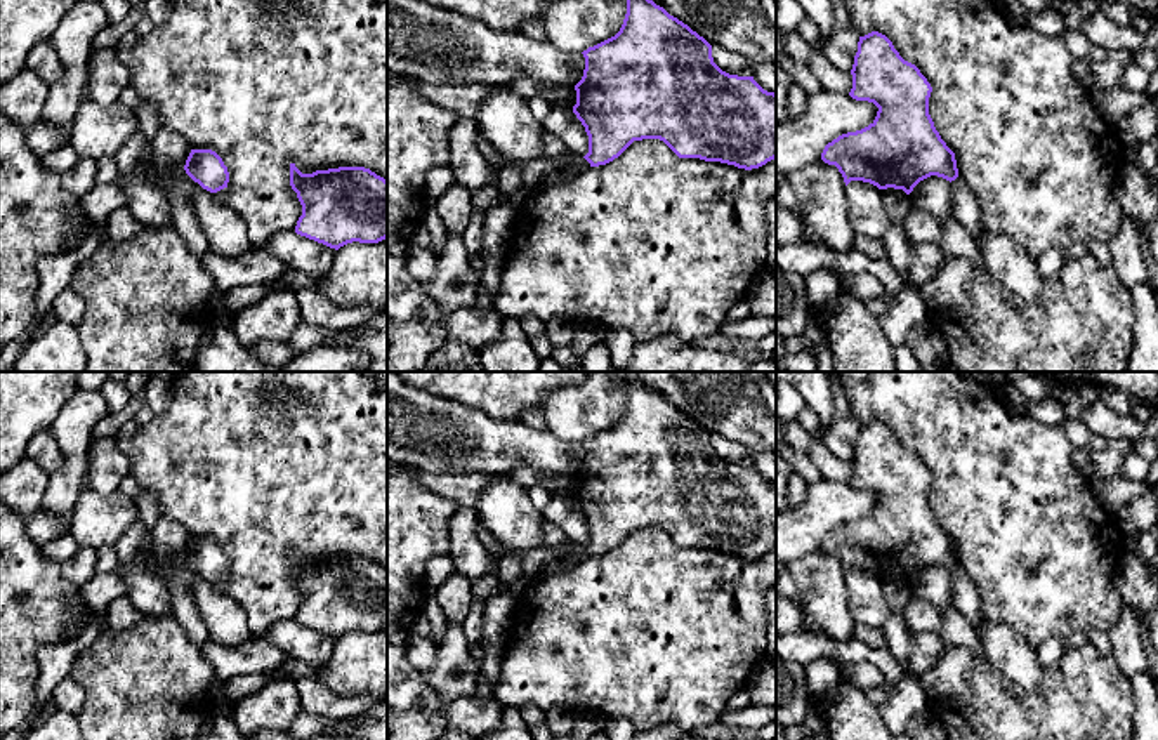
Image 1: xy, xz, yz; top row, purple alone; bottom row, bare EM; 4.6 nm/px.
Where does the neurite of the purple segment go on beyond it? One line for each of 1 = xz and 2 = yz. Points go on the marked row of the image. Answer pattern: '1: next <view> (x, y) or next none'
1: next none
2: next none

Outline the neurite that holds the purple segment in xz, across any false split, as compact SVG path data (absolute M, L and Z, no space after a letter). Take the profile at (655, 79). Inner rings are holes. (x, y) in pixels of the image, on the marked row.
M627 0L627 14L620 31L582 52L585 69L575 85L573 113L589 135L590 167L618 158L634 141L660 139L679 158L720 162L752 170L776 158L776 94L764 90L753 76L722 71L712 57L712 45L688 24L670 16L653 0Z

